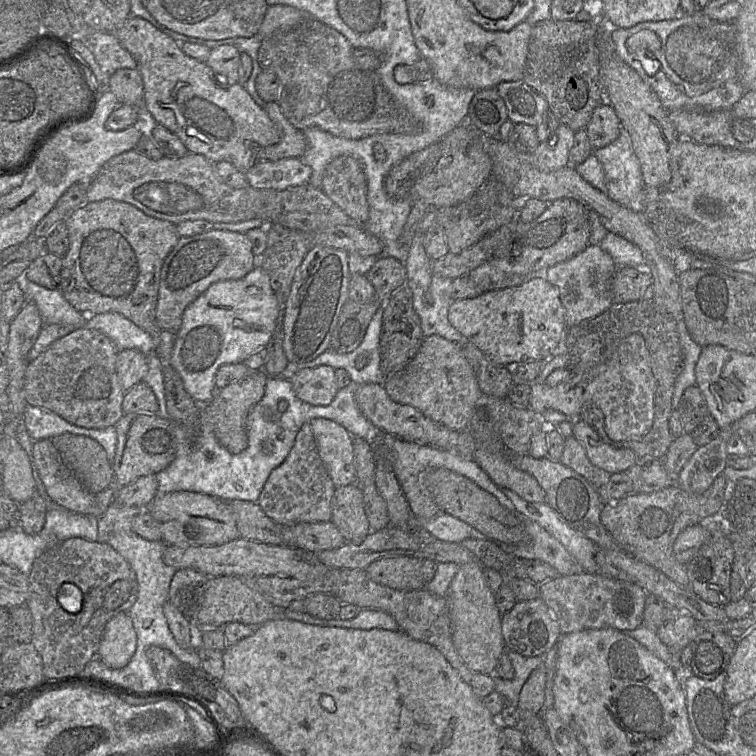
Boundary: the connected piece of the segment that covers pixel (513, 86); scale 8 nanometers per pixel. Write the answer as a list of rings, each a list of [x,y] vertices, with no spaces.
[[[523,80],[501,82],[495,89],[505,102],[508,119],[514,124],[536,127],[549,111],[546,99]]]

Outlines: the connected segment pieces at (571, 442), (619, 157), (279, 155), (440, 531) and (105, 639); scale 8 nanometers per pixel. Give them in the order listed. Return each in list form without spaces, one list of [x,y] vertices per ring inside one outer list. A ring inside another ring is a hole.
[[[573,436],[565,440],[559,462],[583,476],[596,488],[599,488],[606,476],[609,476],[603,474],[590,463],[585,448]]]
[[[621,129],[621,134],[615,141],[594,150],[593,155],[602,165],[607,195],[621,205],[643,213],[645,184],[628,132]]]
[[[268,102],[262,106],[269,118],[277,126],[280,140],[260,151],[260,160],[300,158],[306,151],[307,142],[303,131],[295,128],[284,116],[278,102]]]
[[[446,512],[429,519],[414,519],[414,523],[438,540],[459,543],[467,538],[486,539],[477,529]]]
[[[127,612],[113,616],[106,624],[96,657],[109,668],[125,667],[137,646],[137,634]]]

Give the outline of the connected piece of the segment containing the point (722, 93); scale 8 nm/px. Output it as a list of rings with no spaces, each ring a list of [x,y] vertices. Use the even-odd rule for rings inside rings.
[[[703,13],[680,14],[670,20],[645,21],[630,28],[614,30],[611,39],[617,56],[653,89],[668,111],[732,110],[745,92],[739,74],[735,29],[732,22],[718,22]],[[642,30],[650,30],[658,35],[661,41],[659,50],[628,51],[626,41]],[[646,57],[656,59],[660,63],[658,72],[653,76],[648,75],[642,66],[641,61]]]

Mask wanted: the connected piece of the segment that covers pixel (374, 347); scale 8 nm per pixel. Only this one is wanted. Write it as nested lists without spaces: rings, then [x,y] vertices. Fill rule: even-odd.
[[[380,306],[373,315],[363,340],[353,351],[339,354],[327,349],[309,362],[288,362],[279,375],[268,377],[262,399],[247,416],[248,446],[238,454],[230,453],[218,442],[213,426],[205,416],[203,406],[197,432],[187,432],[185,428],[172,421],[166,410],[164,381],[159,358],[155,350],[147,354],[148,370],[142,381],[152,389],[156,396],[158,402],[156,414],[172,422],[172,430],[176,438],[175,458],[164,470],[155,474],[158,481],[157,495],[174,491],[192,491],[208,494],[224,501],[245,500],[257,502],[270,472],[284,461],[301,426],[309,423],[313,418],[330,419],[343,426],[353,437],[360,437],[370,440],[373,444],[376,443],[379,437],[378,430],[372,426],[359,410],[355,395],[359,385],[367,383],[383,384],[384,382],[384,376],[380,369],[379,354],[382,318],[383,306]],[[361,355],[365,355],[368,361],[361,369],[358,369],[356,359]],[[320,365],[328,365],[334,369],[345,369],[351,382],[338,389],[328,405],[311,405],[297,398],[290,379],[301,369]]]

